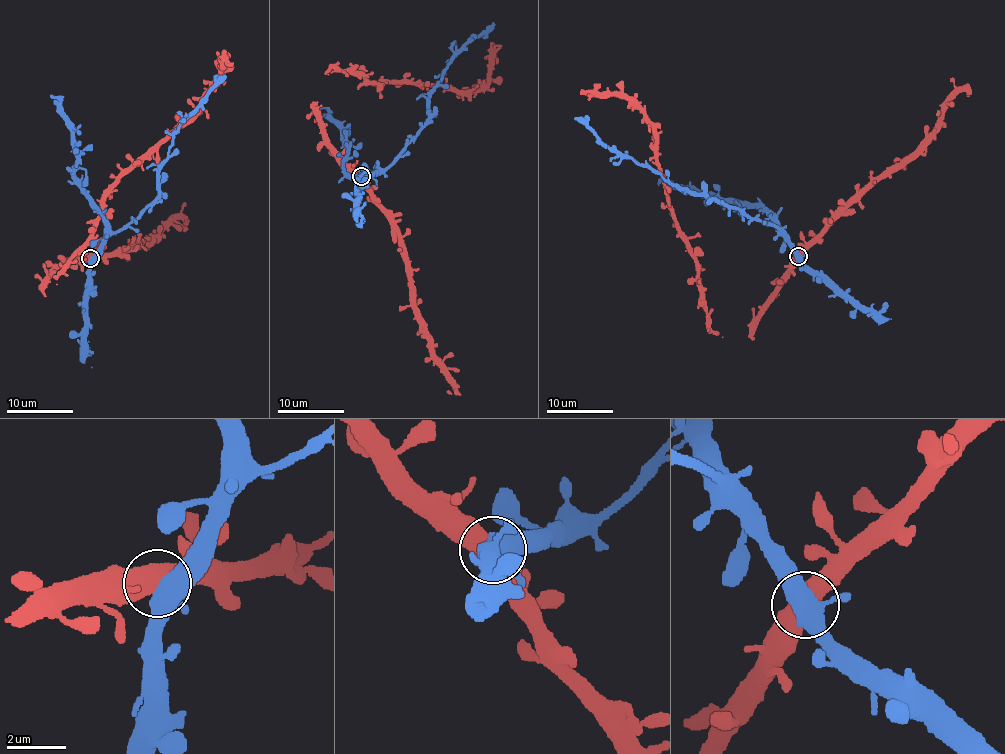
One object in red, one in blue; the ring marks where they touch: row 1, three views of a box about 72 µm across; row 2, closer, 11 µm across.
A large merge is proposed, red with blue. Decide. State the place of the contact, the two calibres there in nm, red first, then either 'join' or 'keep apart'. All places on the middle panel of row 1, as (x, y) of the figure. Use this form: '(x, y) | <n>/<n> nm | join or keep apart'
(361, 176) | 600/440 nm | keep apart

